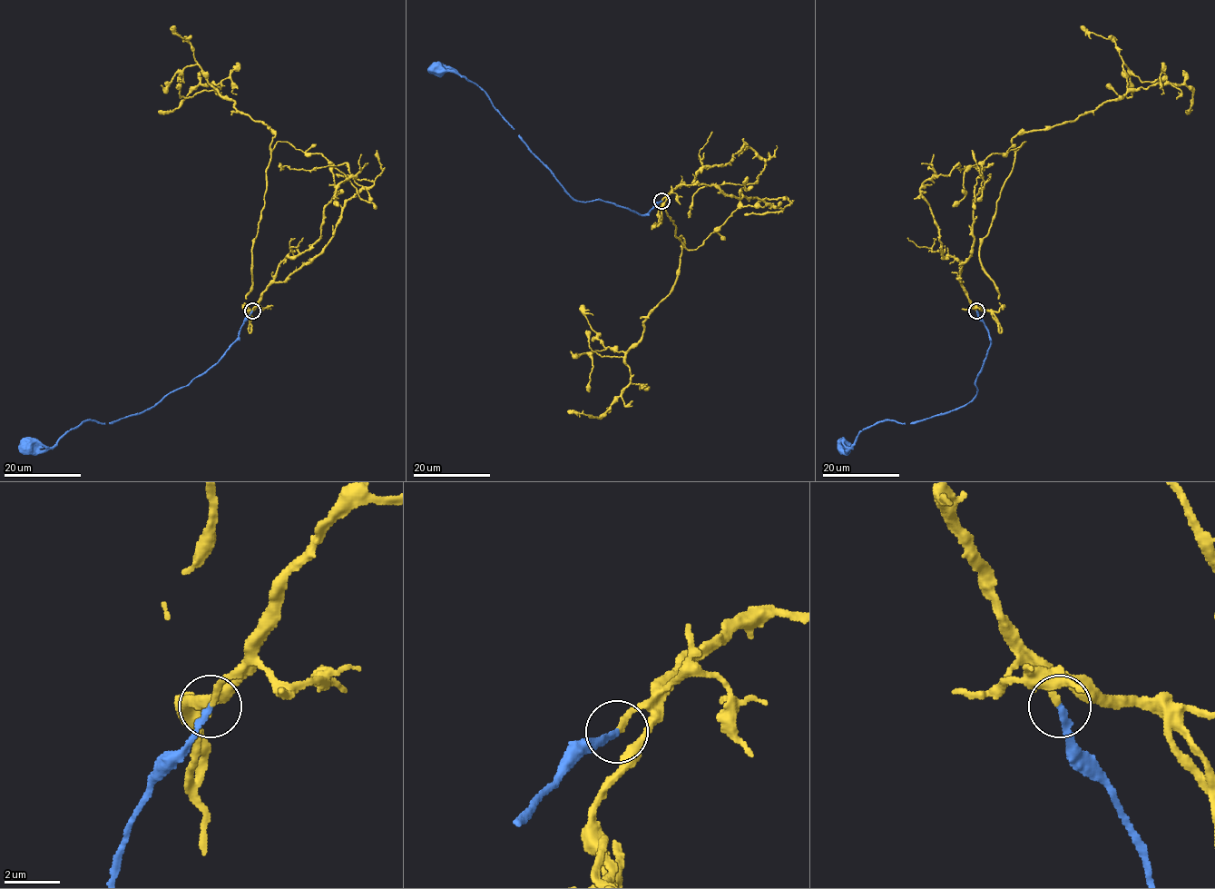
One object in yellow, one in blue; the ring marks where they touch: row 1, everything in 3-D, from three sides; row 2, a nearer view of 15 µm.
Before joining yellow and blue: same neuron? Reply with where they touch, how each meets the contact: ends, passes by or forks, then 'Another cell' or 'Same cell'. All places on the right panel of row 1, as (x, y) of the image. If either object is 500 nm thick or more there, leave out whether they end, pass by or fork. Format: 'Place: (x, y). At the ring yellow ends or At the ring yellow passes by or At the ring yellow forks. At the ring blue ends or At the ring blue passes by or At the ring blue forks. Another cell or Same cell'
Place: (976, 311). At the ring yellow ends. At the ring blue ends. Same cell

